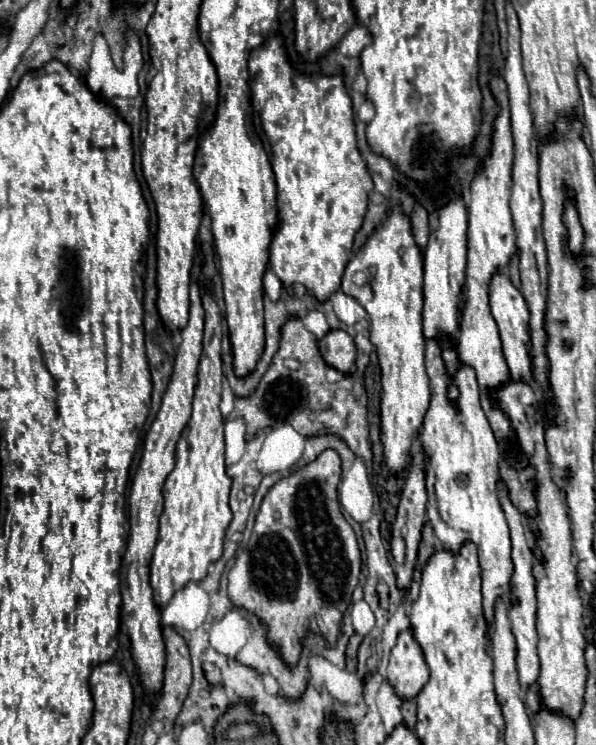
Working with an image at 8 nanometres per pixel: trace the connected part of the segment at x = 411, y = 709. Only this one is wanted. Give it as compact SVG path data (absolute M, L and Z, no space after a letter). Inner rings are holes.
M404 701L402 703L402 717L404 717L404 725L408 729L416 727L416 703L414 701Z

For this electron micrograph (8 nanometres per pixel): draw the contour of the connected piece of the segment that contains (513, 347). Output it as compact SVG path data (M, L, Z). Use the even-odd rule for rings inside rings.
M496 273L490 281L490 309L492 309L492 317L500 329L500 339L502 339L502 349L504 349L504 357L510 369L510 377L512 379L524 379L530 381L530 357L528 357L528 305L522 297L522 293L512 285L510 277L506 273Z

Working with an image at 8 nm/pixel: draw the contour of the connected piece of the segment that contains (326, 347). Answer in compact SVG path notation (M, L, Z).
M330 329L320 341L318 341L320 353L324 361L342 371L342 373L352 373L354 371L354 359L356 359L356 345L354 339L342 331L342 329Z

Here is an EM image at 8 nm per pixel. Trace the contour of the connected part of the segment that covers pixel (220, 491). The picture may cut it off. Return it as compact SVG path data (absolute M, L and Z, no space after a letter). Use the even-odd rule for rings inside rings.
M204 293L202 305L206 311L204 349L198 365L192 417L176 445L176 467L164 483L164 513L160 517L160 535L150 563L150 585L160 609L164 609L174 593L186 583L198 583L206 577L208 565L218 561L222 555L226 527L232 521L232 509L228 505L232 477L226 473L224 419L218 409L222 393L222 317L216 301L208 293Z

